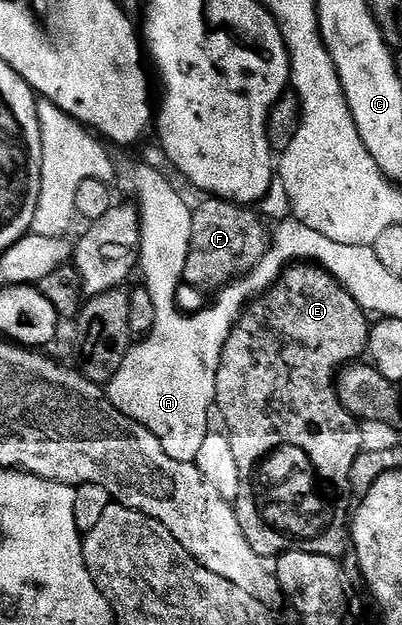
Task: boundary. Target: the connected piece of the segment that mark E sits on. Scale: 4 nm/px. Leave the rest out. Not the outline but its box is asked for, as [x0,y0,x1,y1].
[216,262,372,558]

